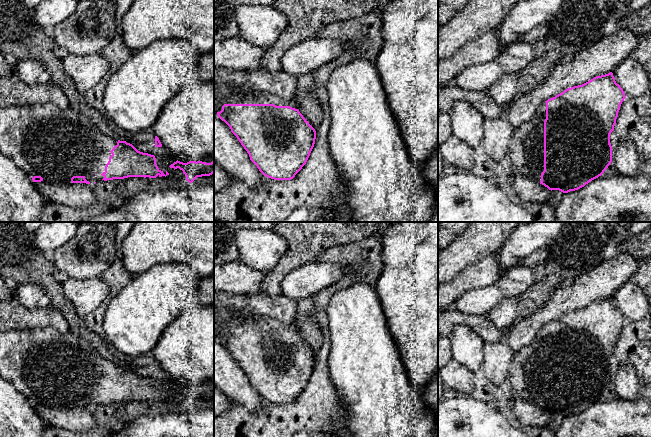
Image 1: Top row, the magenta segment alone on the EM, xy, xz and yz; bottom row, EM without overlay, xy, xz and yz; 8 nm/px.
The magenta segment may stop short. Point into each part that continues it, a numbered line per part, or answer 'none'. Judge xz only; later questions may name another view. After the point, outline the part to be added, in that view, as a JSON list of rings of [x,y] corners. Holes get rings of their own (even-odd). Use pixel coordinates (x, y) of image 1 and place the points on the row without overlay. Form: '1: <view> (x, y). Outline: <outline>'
1: xz (238, 321). Outline: [[[237,313],[230,318],[224,328],[274,328],[276,330],[290,330],[298,333],[299,329],[295,322],[283,324],[282,322],[269,317],[241,316]]]

